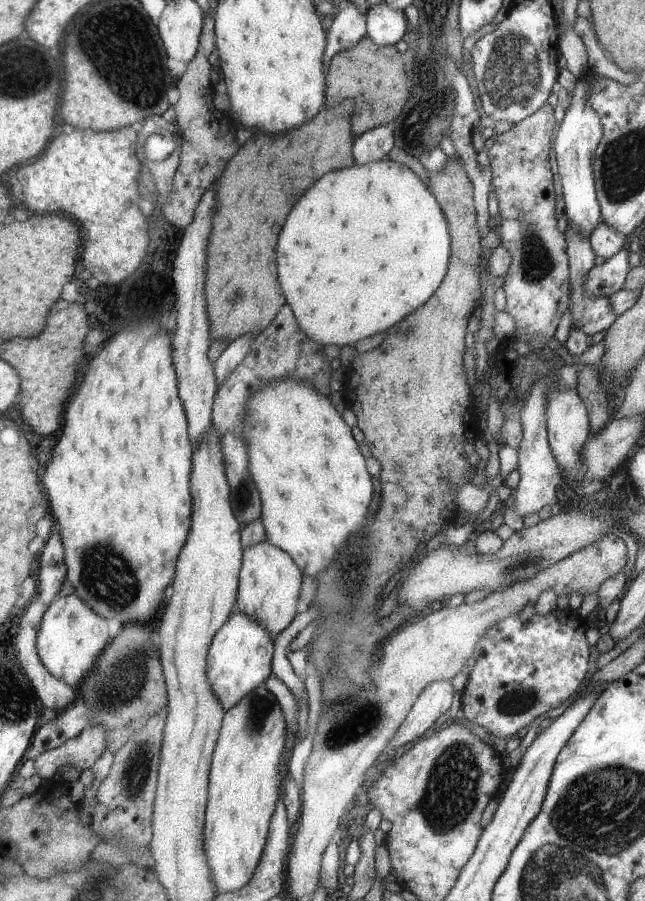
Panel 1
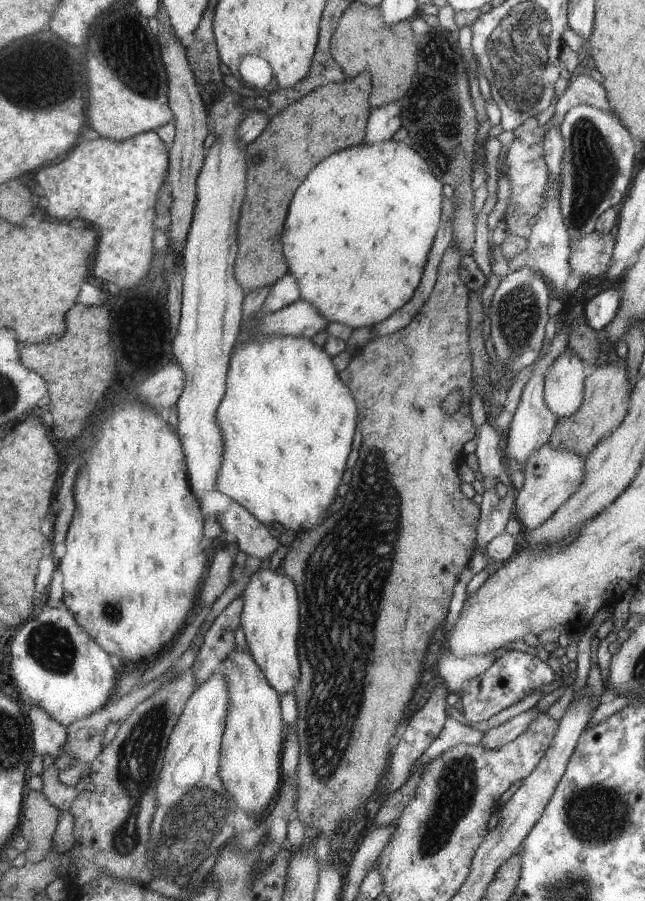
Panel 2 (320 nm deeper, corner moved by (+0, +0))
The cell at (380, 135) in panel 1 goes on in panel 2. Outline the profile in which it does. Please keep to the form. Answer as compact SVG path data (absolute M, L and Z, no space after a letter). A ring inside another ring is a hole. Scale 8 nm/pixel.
M399 103L384 104L371 109L370 119L367 120L366 139L363 143L372 143L390 139L401 127L399 120Z

